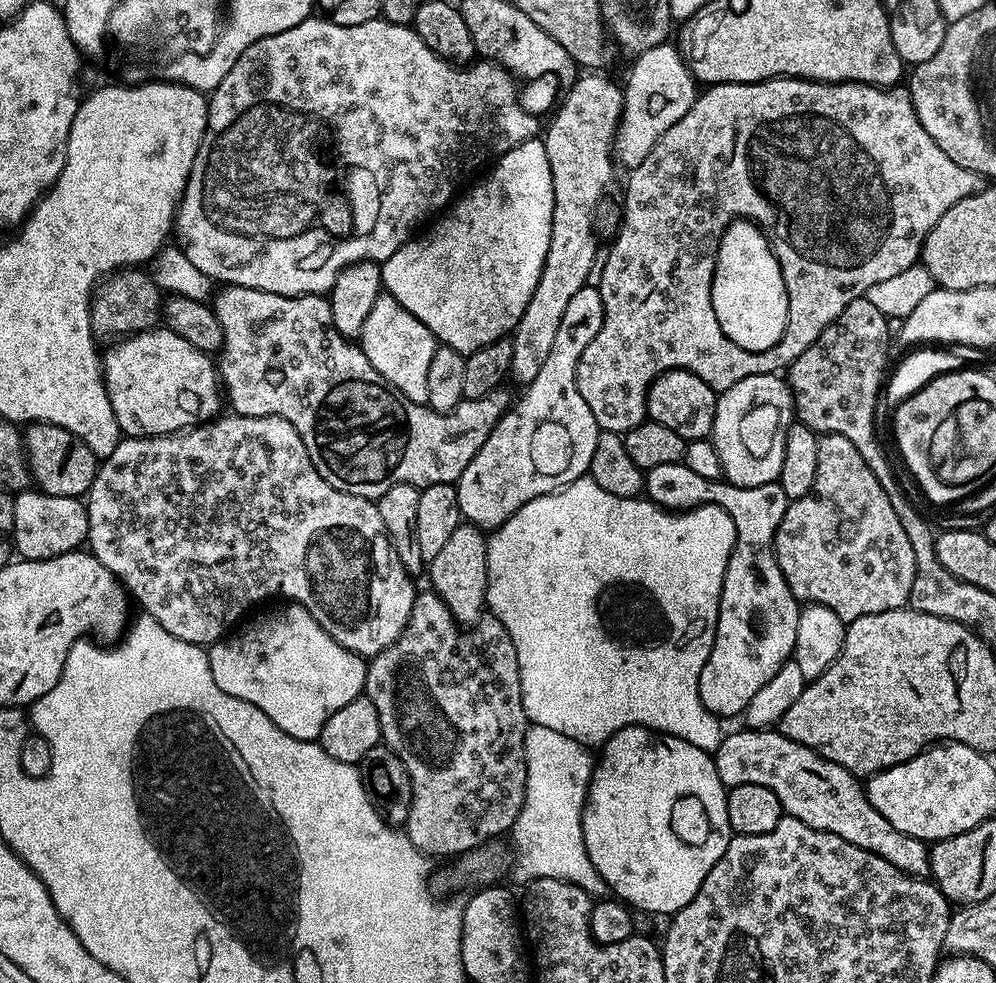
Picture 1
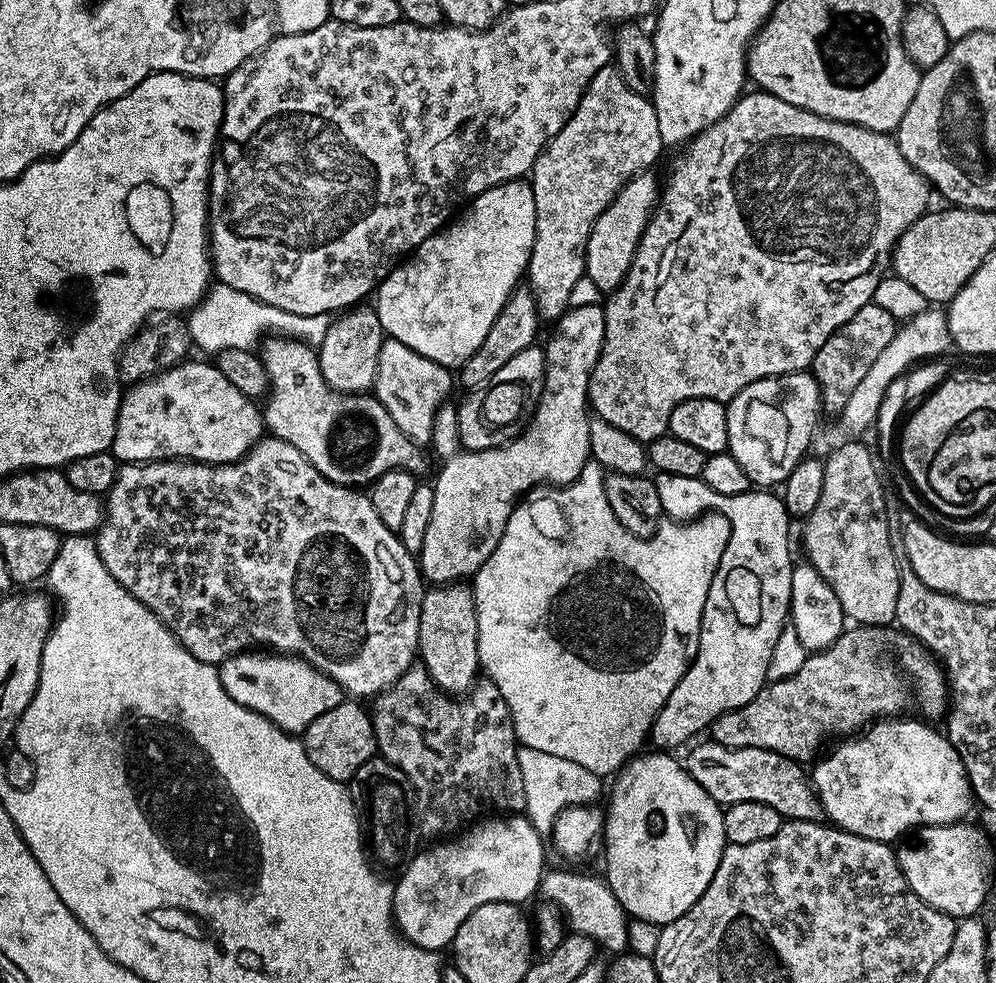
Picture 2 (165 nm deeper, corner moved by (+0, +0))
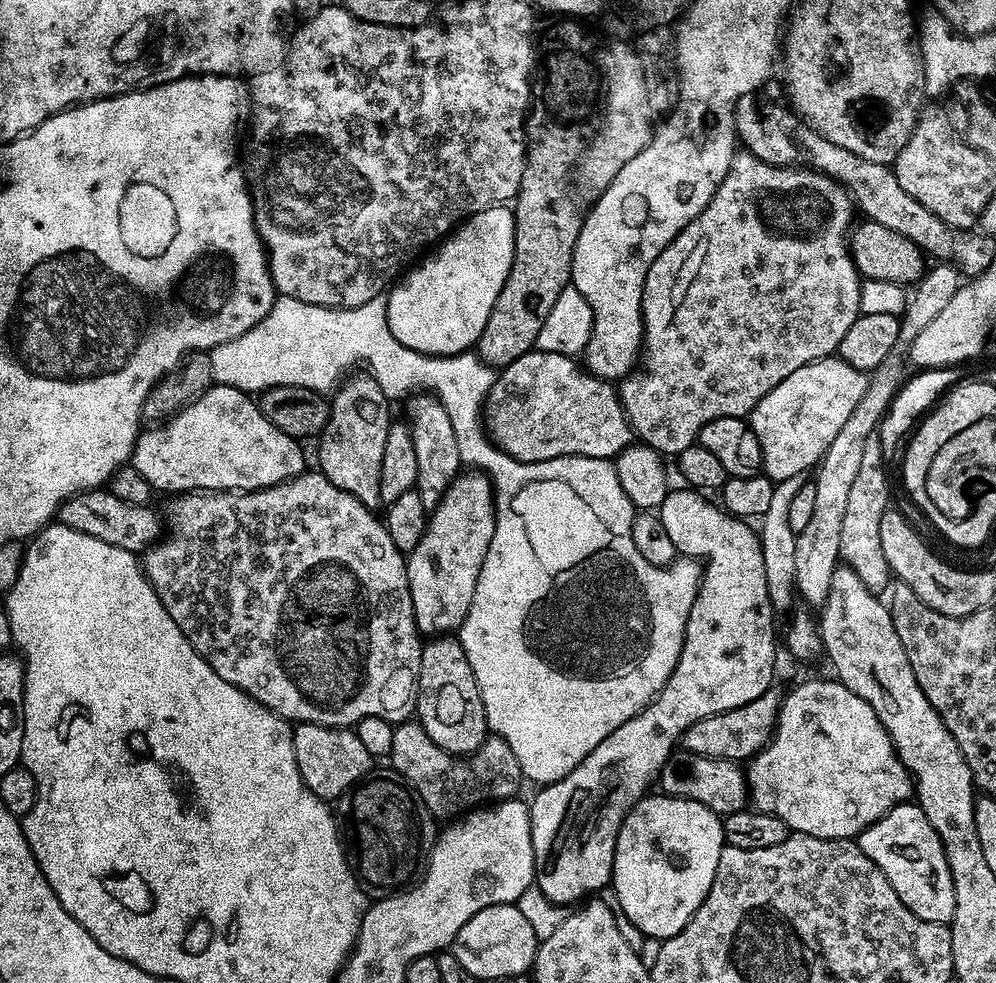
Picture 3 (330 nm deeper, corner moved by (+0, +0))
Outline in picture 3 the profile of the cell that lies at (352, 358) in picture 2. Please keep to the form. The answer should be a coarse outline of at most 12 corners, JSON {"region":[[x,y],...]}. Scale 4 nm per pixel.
{"region":[[371,374],[331,393],[318,471],[362,506],[378,482],[389,397]]}

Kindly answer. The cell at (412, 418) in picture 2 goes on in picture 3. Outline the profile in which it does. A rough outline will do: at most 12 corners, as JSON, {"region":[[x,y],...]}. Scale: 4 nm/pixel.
{"region":[[435,396],[406,403],[418,464],[431,510],[462,470],[454,426]]}

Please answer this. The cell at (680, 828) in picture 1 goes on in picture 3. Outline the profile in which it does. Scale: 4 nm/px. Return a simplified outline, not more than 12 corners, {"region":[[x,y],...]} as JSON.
{"region":[[644,796],[610,888],[645,937],[702,906],[725,847],[702,802]]}

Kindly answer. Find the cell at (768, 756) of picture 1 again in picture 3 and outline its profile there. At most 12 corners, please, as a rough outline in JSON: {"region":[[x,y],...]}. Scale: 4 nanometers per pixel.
{"region":[[673,751],[658,788],[721,818],[745,811],[737,761]]}

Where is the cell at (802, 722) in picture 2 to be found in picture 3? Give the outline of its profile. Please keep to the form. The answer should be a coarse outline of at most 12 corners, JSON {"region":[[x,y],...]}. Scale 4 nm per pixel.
{"region":[[781,689],[710,714],[683,751],[747,762],[772,738]]}

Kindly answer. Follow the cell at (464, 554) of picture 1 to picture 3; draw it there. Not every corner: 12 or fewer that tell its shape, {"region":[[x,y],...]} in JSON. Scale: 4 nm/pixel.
{"region":[[459,639],[420,649],[414,716],[453,758],[490,729]]}

